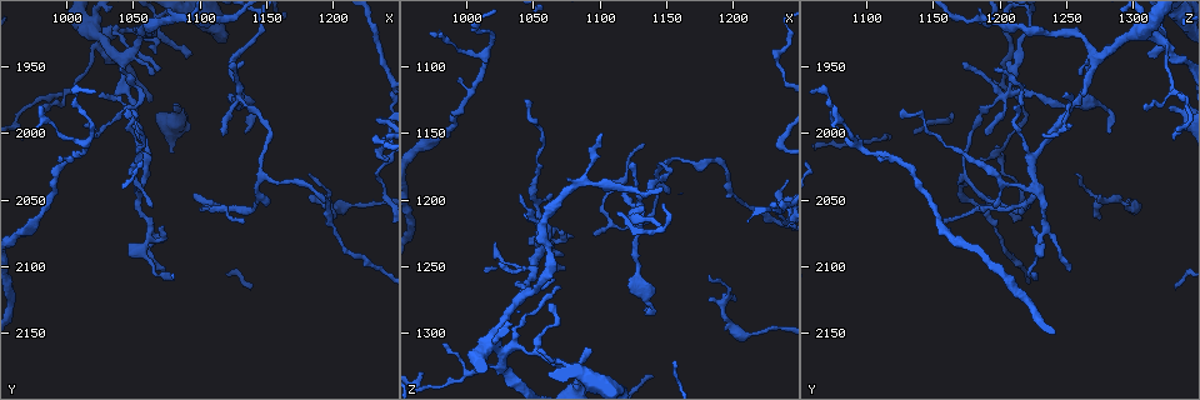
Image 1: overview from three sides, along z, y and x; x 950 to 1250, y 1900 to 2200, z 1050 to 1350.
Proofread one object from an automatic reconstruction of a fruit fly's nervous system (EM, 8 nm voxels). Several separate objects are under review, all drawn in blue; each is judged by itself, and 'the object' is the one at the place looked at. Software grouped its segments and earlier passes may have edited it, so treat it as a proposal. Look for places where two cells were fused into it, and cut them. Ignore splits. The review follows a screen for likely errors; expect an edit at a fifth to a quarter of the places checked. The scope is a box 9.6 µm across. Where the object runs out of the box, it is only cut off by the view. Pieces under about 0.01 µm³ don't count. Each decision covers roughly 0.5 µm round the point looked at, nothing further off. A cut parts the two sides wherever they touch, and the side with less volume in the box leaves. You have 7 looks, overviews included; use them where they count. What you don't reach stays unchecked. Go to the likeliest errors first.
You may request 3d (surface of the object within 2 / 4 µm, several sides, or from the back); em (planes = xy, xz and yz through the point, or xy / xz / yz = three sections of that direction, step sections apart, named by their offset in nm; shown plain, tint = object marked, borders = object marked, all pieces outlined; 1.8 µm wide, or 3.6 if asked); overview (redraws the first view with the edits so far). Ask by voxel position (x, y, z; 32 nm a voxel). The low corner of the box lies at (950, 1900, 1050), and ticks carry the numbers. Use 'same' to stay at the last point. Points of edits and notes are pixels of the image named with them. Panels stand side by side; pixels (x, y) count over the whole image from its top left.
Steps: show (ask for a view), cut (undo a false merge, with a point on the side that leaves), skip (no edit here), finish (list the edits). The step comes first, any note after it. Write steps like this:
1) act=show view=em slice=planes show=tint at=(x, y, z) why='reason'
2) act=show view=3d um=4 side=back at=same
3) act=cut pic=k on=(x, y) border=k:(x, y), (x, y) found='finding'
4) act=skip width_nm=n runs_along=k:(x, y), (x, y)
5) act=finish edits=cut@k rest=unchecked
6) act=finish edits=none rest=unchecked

act=show view=em slice=planes show=plain at=(1130, 1972, 1202) why='narrows sharply'

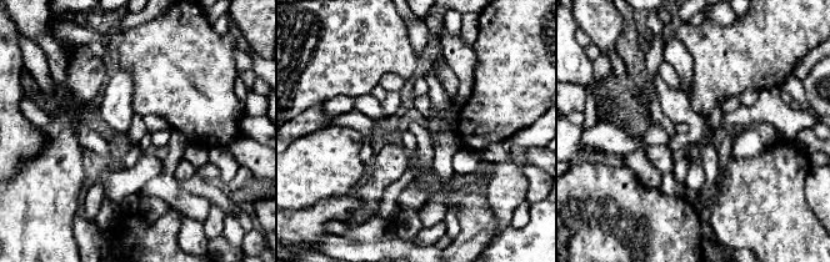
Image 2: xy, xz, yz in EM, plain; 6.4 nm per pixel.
act=show view=em slice=planes show=tint at=same why='with the object marked'

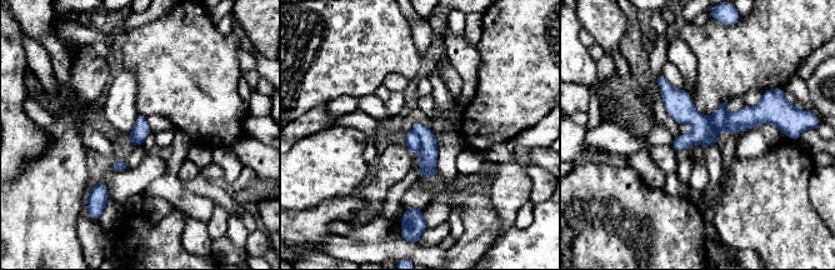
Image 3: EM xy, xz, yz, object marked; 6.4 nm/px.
act=cut pic=3 on=(716, 120) found='a second cell is stuck on'

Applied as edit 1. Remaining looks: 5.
act=show view=3d um=4 at=(1056, 2036, 1224)

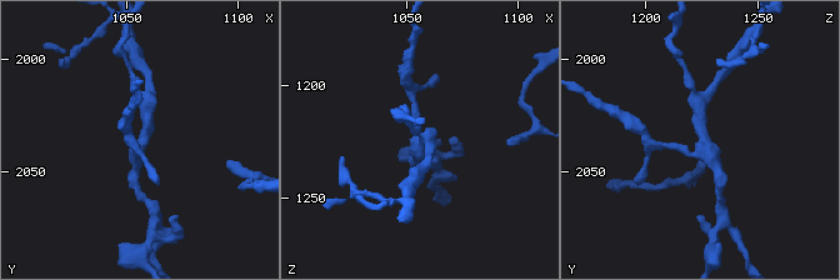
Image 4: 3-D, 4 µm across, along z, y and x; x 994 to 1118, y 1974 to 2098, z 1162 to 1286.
act=show view=em slice=xz step=16 show=tint at=(1056, 2039, 1224)

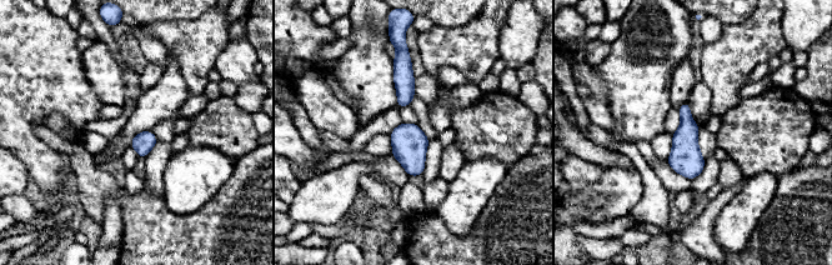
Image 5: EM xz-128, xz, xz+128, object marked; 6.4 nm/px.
act=show view=em slice=planes show=tint at=same

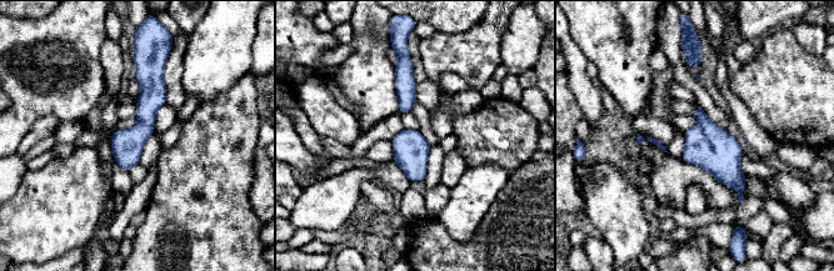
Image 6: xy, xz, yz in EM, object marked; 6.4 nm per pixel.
act=skip arms=3 found='one cell here'

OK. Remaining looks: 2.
act=finish edits=cut@3 rest=unchecked

